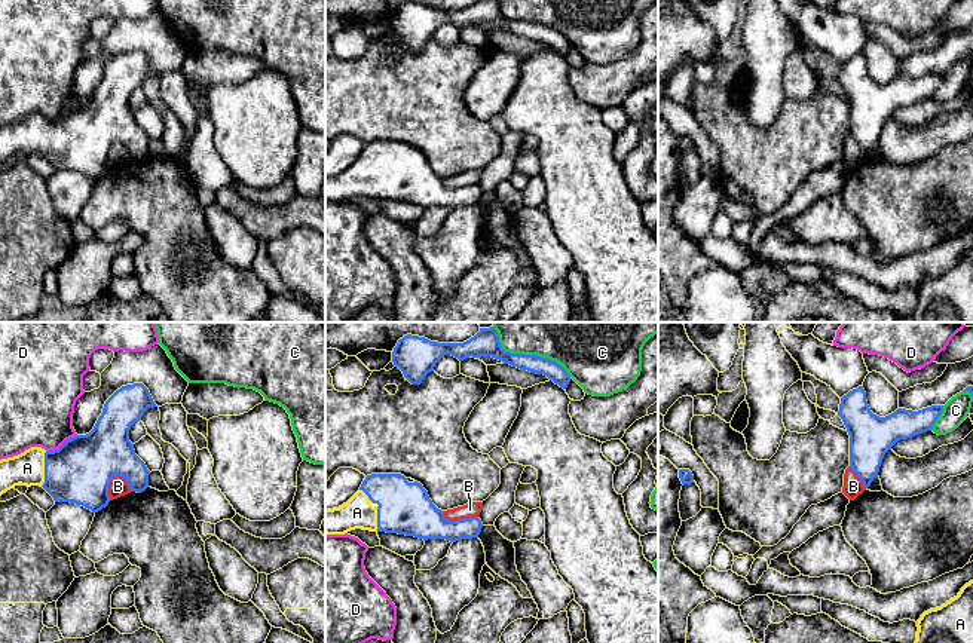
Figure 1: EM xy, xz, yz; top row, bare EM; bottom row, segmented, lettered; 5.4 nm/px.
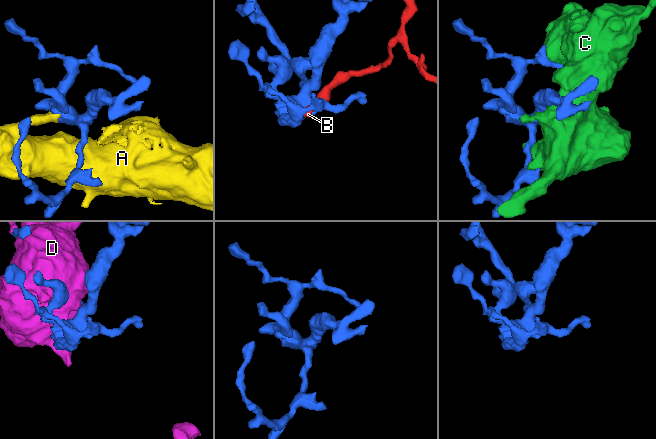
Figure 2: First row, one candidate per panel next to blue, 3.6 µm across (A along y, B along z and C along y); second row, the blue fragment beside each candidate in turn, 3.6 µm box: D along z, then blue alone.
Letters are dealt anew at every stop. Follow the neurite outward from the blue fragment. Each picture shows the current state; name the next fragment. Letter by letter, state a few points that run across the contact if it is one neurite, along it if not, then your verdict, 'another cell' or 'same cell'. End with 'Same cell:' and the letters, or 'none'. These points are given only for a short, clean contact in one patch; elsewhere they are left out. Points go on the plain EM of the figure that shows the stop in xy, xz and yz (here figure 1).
A: xy (80, 137), (45, 135), (27, 135) | same cell
B: xy (107, 152), (113, 144), (121, 143), (132, 158) | another cell
C: another cell
D: another cell
Same cell: A

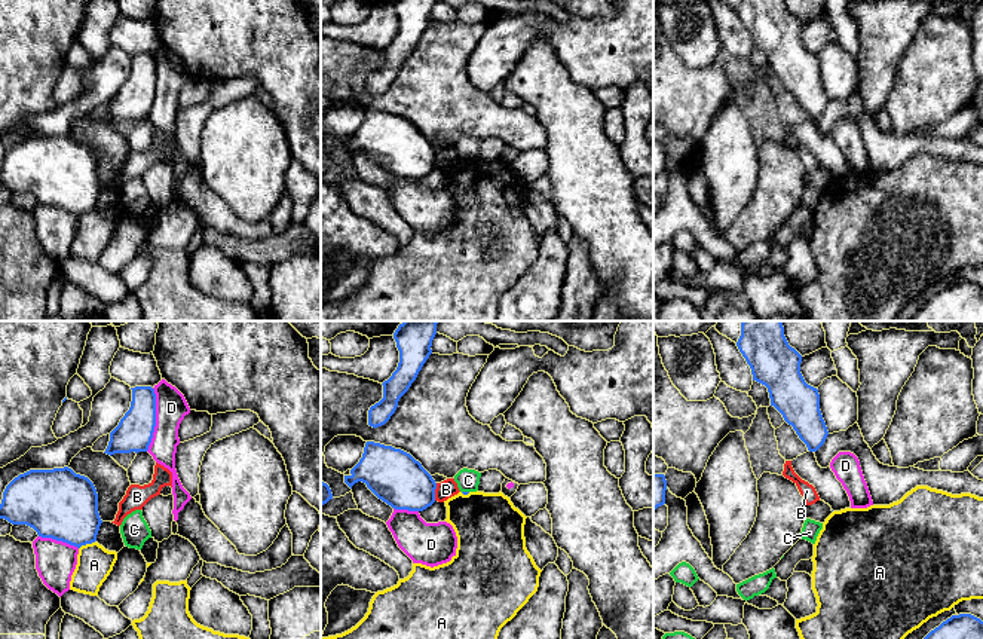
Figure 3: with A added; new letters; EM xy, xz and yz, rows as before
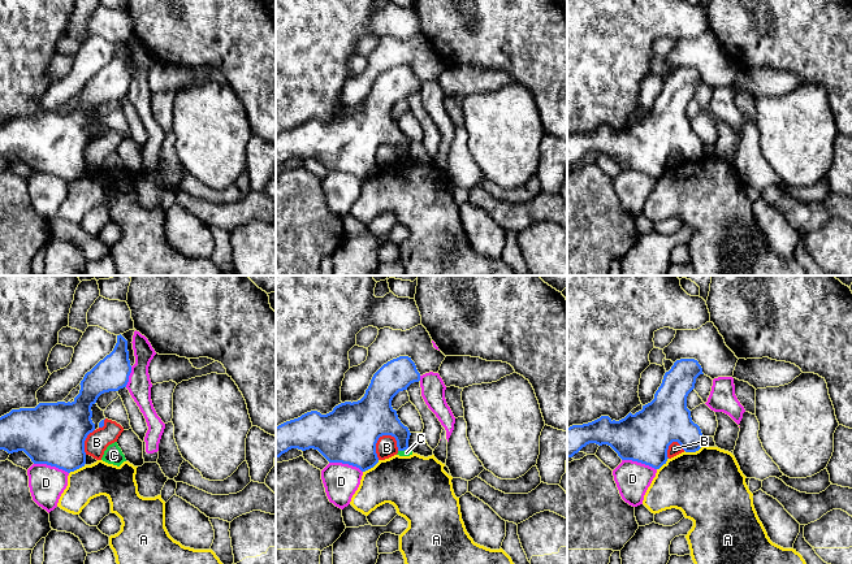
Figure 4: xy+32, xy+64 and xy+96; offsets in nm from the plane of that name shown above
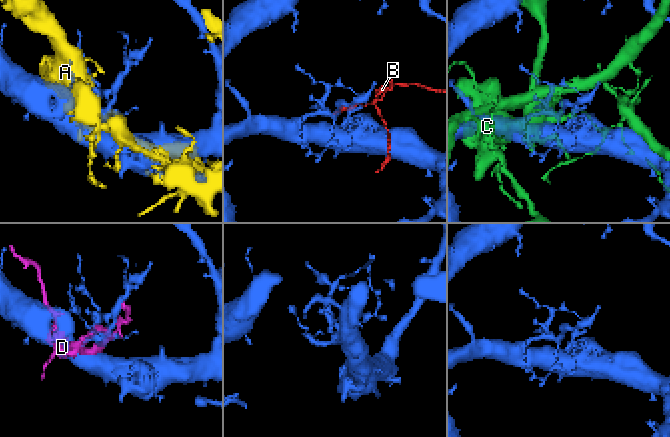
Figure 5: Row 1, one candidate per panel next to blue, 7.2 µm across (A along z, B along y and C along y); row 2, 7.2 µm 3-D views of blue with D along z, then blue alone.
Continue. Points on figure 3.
A: another cell
B: xz (437, 150), (434, 167) | another cell
C: another cell
D: another cell
Same cell: none

